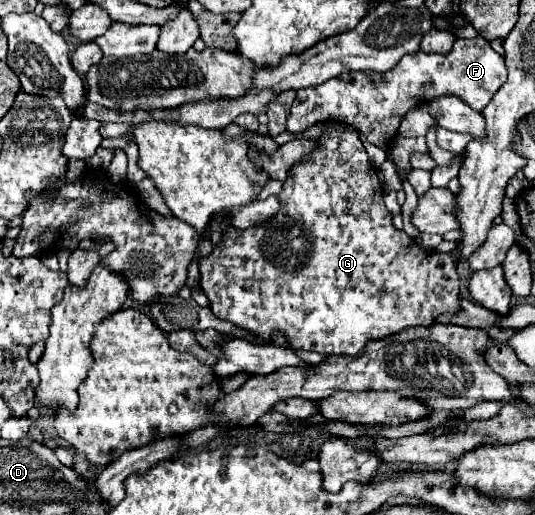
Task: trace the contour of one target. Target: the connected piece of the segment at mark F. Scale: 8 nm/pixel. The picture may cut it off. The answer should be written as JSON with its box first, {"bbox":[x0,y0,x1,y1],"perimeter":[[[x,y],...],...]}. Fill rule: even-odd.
{"bbox":[288,37,508,151],"perimeter":[[[484,37],[464,41],[456,39],[454,45],[456,47],[448,55],[424,55],[422,51],[410,53],[402,57],[400,63],[390,69],[390,73],[342,73],[340,77],[334,77],[322,85],[298,91],[290,109],[288,131],[302,133],[308,127],[328,119],[346,121],[354,129],[360,129],[370,143],[388,151],[400,119],[414,105],[444,95],[456,95],[472,109],[482,111],[508,77],[504,59]]]}

